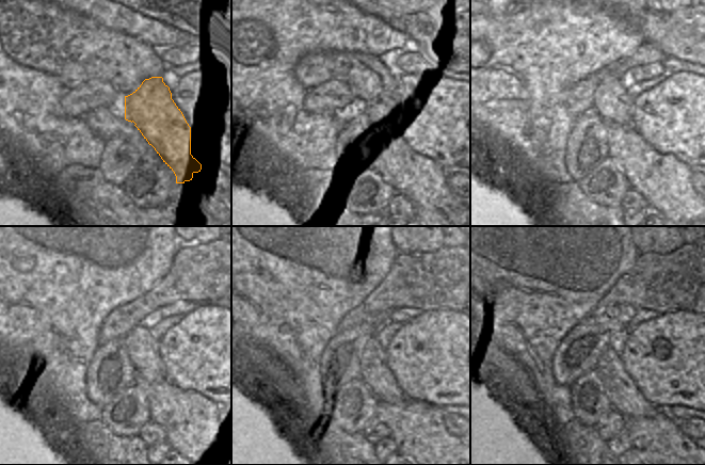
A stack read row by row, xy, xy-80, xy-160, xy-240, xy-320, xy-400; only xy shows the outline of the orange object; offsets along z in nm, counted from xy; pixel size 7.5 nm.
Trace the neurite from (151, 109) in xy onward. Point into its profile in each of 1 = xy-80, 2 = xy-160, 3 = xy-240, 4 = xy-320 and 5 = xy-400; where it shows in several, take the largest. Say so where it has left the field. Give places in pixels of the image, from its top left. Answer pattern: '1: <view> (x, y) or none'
1: xy-80 (422, 180)
2: xy-160 (667, 183)
3: xy-240 (188, 417)
4: xy-320 (418, 429)
5: xy-400 (658, 439)

